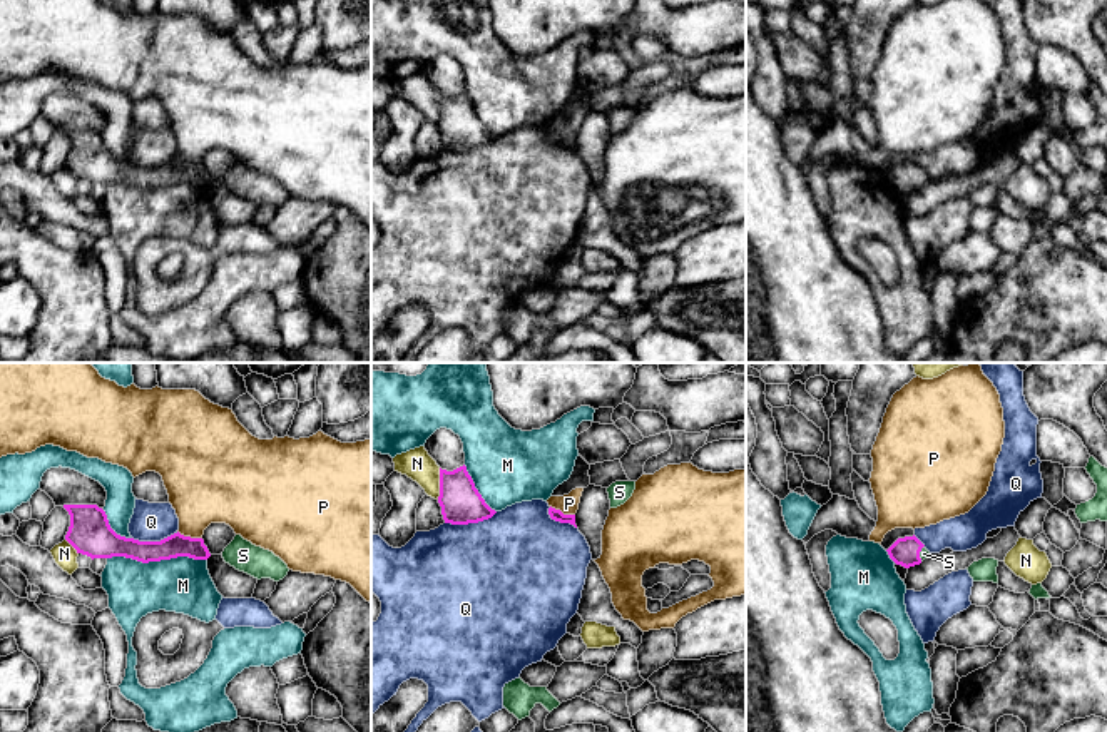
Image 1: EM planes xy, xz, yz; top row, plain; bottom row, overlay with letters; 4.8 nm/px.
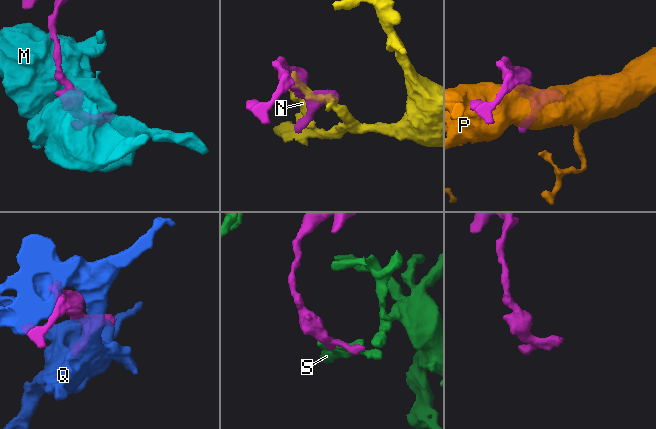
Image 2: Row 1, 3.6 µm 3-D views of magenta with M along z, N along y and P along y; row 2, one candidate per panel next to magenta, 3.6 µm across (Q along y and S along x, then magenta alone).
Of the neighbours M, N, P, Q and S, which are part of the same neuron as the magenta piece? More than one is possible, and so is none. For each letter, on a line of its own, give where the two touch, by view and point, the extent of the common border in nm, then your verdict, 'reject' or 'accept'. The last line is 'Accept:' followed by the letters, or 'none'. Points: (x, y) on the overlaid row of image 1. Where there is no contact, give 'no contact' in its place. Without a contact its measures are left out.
M: contact xy (158, 560); length 480 nm; reject
N: contact xz (440, 483); length 150 nm; reject
P: contact xy (189, 537); length 130 nm; reject
Q: contact xz (470, 522); length 260 nm; reject
S: contact yz (918, 554); length 80 nm; accept
Accept: S

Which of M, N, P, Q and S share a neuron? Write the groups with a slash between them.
M / N / P / Q / S

